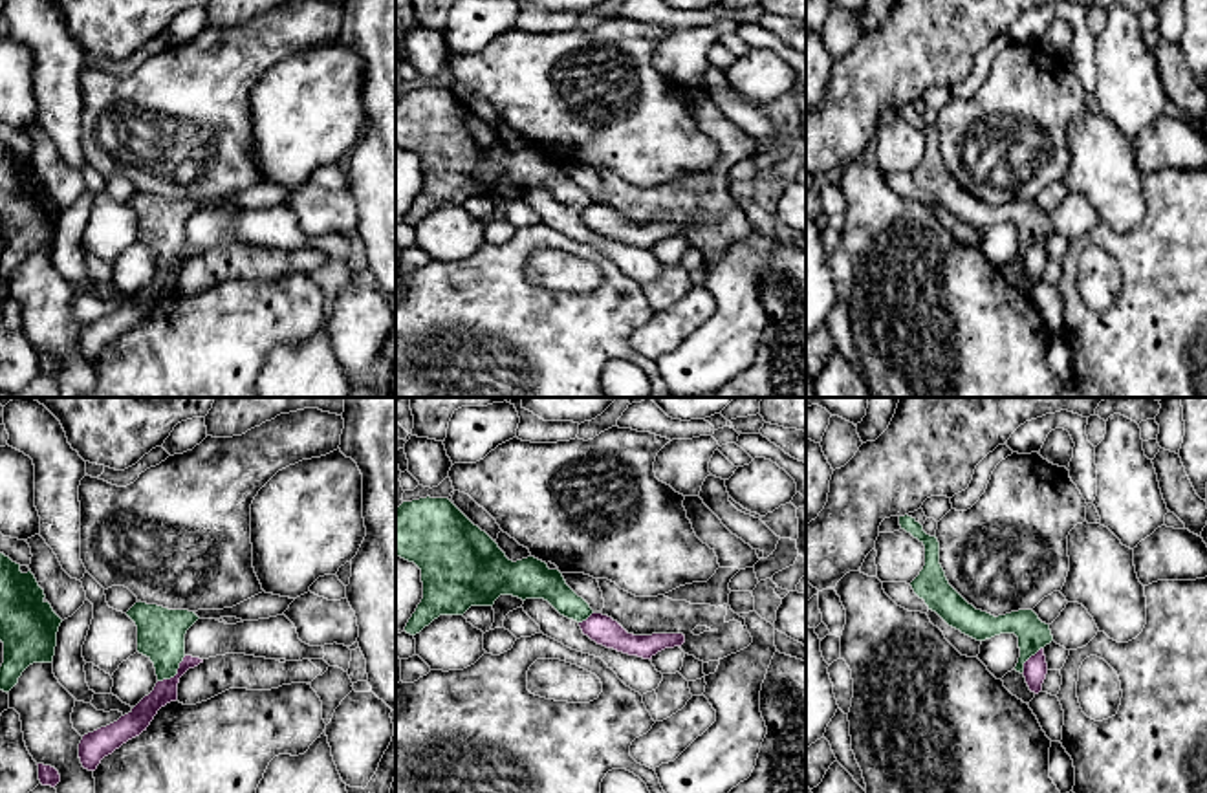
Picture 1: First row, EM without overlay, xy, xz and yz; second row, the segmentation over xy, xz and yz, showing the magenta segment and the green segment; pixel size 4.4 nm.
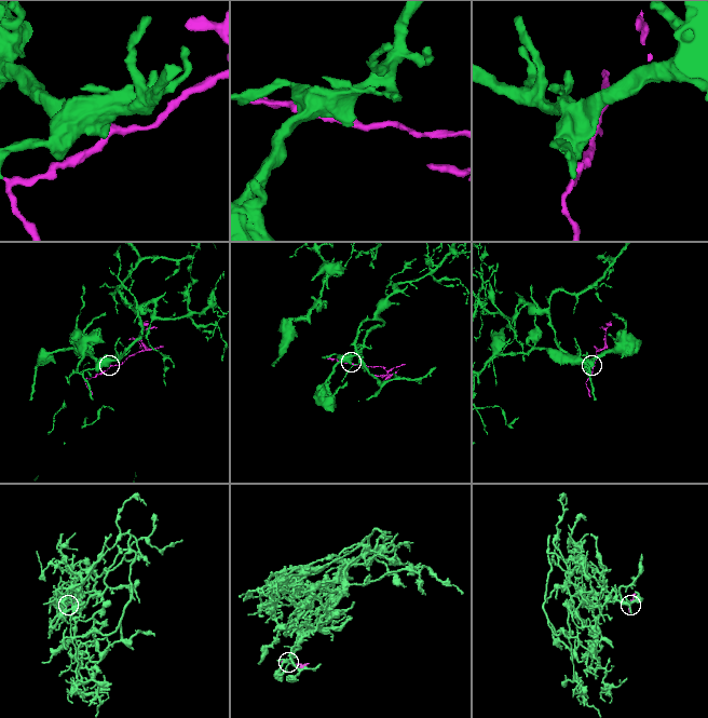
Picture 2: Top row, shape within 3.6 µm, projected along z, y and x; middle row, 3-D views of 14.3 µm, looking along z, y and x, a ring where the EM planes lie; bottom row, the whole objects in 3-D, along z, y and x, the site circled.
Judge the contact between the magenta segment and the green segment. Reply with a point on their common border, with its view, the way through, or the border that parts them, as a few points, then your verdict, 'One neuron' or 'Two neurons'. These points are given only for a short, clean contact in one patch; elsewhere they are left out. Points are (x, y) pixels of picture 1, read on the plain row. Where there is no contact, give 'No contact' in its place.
Touches magenta at xy (176, 264). One neuron

